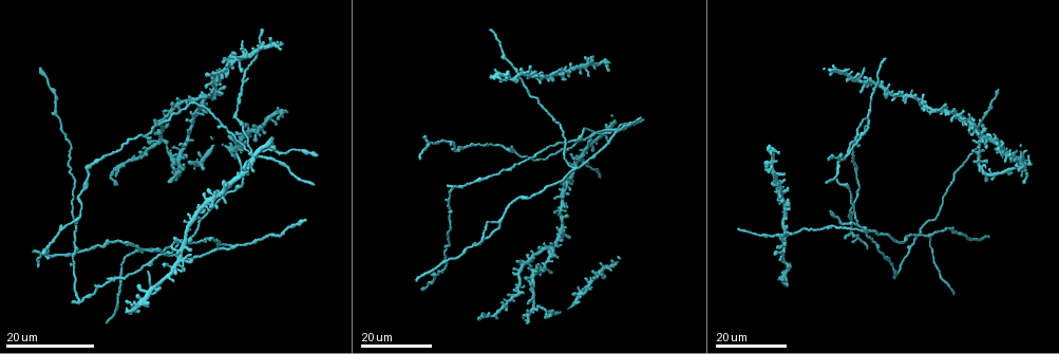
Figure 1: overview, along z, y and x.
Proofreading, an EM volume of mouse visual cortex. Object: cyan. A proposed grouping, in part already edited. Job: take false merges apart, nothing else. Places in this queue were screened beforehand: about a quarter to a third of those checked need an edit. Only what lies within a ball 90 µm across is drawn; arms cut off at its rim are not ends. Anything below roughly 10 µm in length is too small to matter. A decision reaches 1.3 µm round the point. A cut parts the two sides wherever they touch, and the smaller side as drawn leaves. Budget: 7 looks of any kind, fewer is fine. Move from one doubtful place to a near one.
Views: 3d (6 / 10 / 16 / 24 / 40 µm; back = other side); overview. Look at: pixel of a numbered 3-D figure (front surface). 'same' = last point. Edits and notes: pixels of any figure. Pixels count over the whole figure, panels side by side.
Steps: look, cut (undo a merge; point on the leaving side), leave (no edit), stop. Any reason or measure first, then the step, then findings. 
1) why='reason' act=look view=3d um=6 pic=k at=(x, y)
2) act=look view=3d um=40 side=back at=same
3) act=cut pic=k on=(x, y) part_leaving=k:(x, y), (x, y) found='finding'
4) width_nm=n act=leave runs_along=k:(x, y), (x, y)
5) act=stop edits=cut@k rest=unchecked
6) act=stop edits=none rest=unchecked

why='three arms meet' act=look view=3d um=16 pic=1 at=(590, 135)

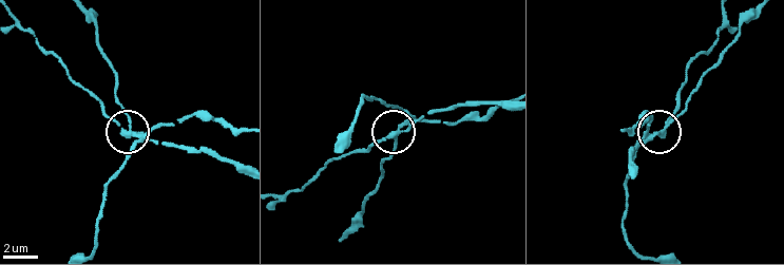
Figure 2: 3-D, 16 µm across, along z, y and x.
act=look view=3d um=10 pic=2 at=(658, 131)

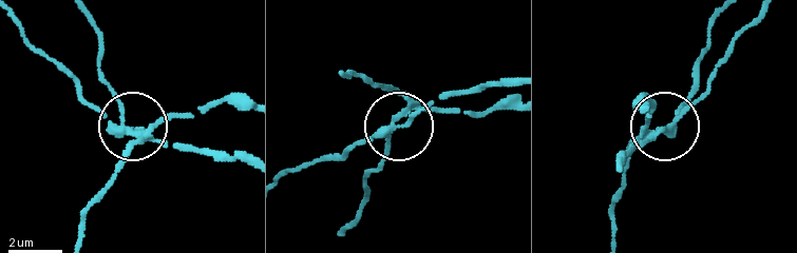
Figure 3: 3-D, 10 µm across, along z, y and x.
arms=3 act=cut pic=3 on=(122, 106) found='a second cell is stuck on'

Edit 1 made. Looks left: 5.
why='see it whole again' act=look view=overview

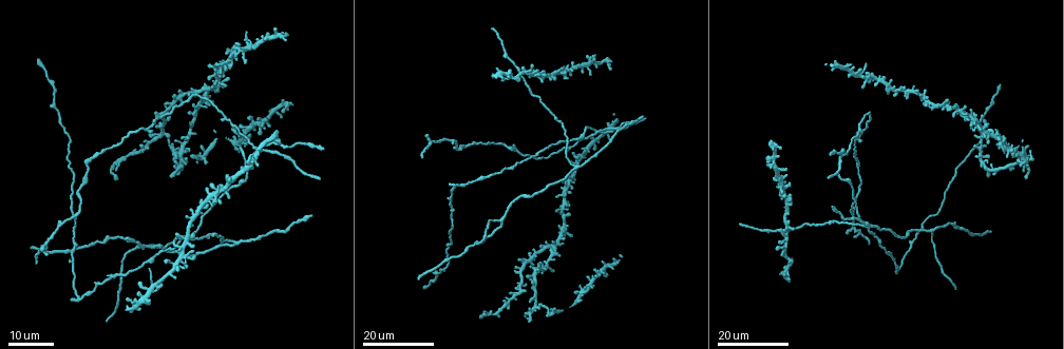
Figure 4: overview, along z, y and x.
why='branch point' act=look view=3d um=24 pic=4 at=(169, 243)

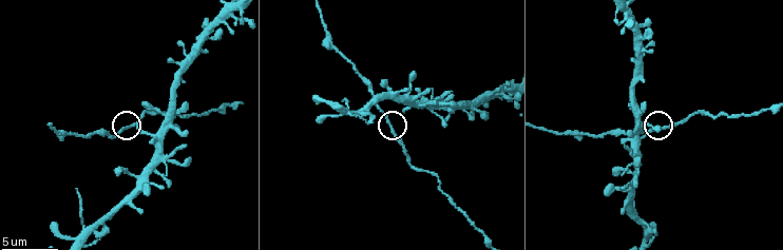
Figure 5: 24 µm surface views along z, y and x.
act=look view=3d um=10 pic=5 at=(389, 122)

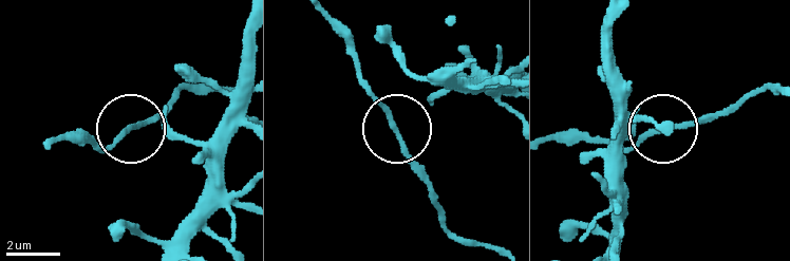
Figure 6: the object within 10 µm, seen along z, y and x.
side_arm_um=20 act=leave runs_along=6:(464, 243), (446, 225), (391, 116), (363, 85) found='all the same cell'

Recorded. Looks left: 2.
act=look view=3d um=16 pic=4 at=(236, 245)

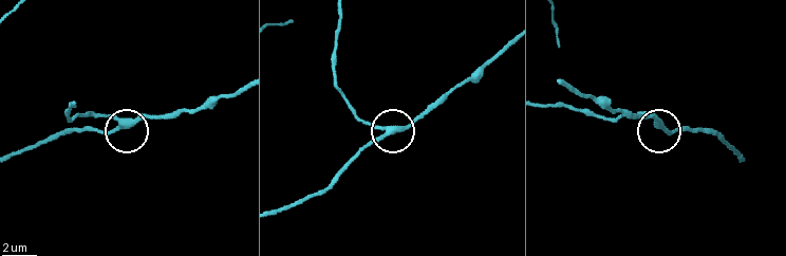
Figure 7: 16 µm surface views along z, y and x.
act=look view=3d um=10 pic=7 at=(387, 132)

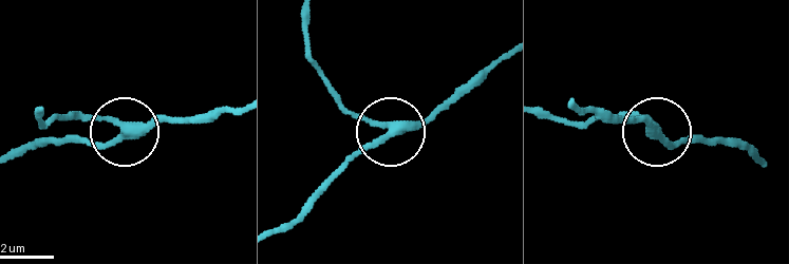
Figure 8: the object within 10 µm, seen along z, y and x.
act=leave found='all the same cell'

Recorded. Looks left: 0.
act=stop edits=cut@3 rest=unchecked

